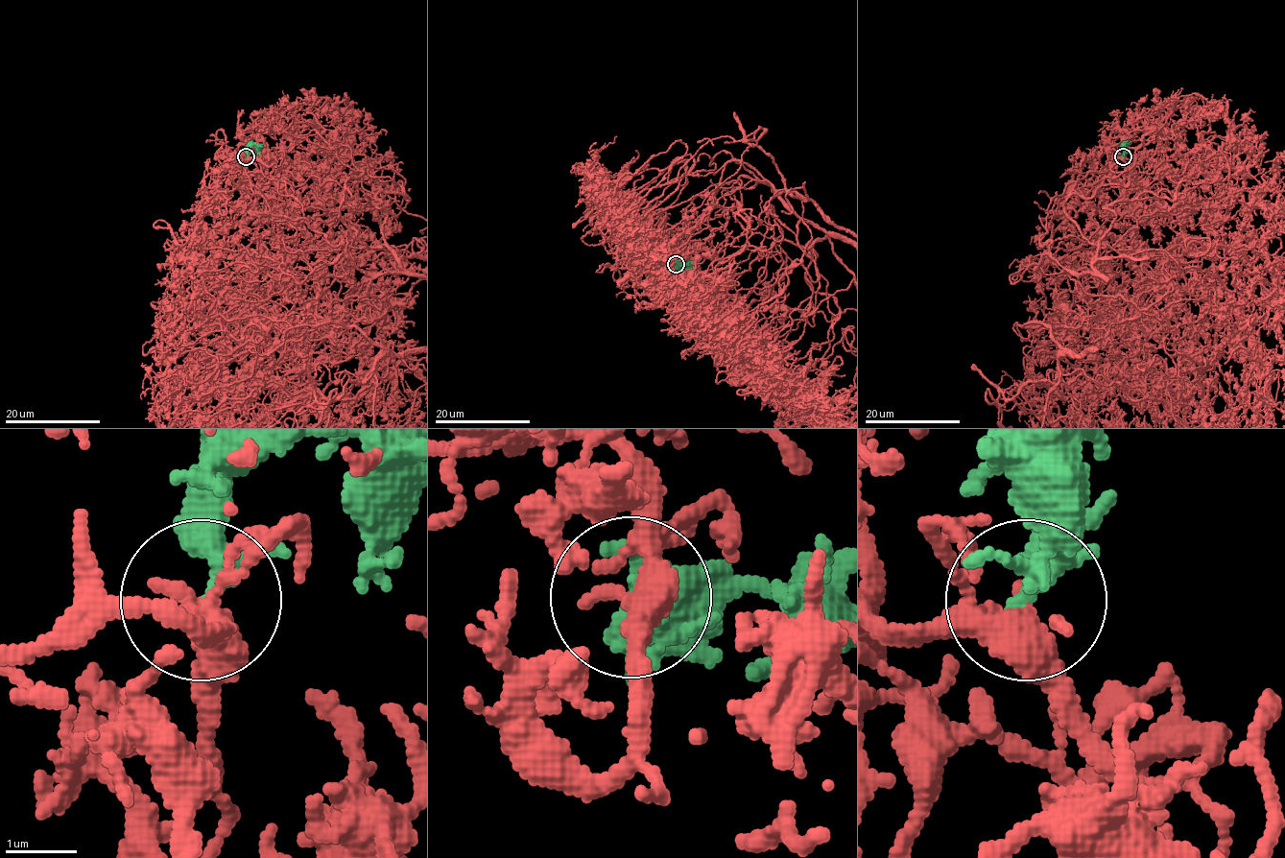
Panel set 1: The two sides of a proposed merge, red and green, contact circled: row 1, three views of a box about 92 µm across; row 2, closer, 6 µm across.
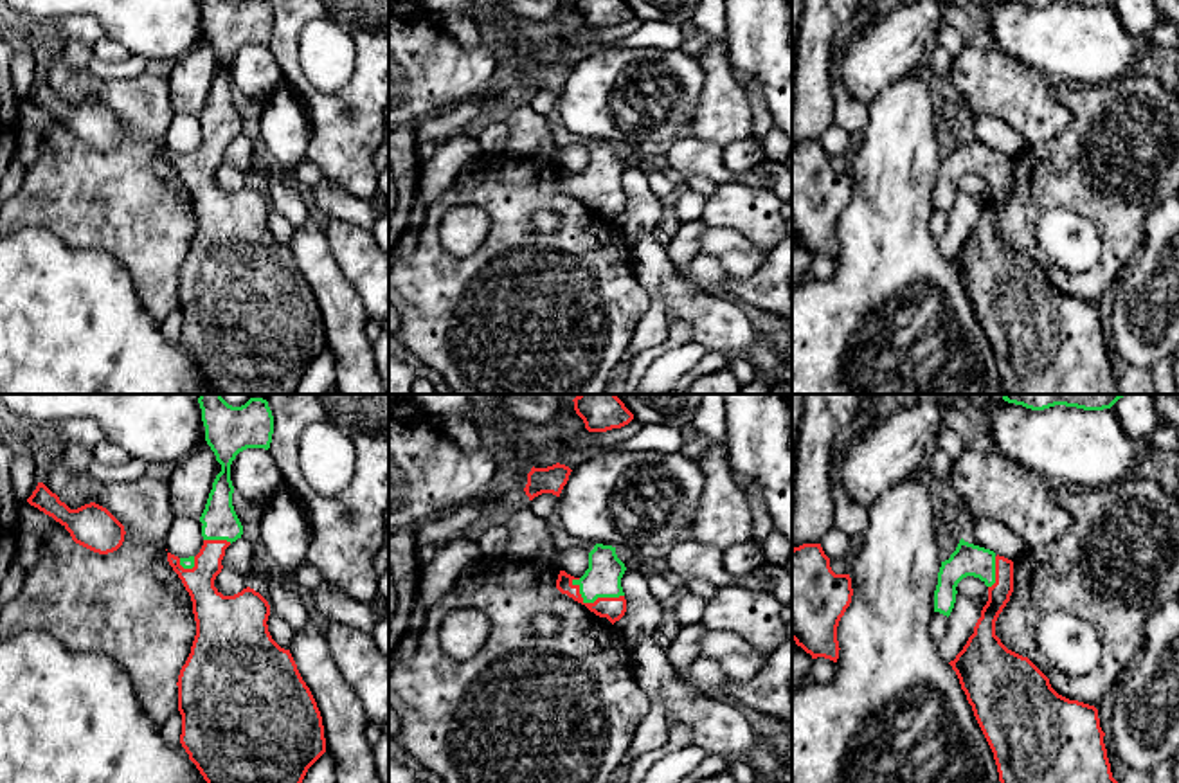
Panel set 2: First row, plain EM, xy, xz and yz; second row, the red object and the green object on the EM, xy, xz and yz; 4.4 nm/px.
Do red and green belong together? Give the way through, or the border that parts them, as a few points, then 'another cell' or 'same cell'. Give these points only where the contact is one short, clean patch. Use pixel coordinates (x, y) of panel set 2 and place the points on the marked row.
across xz (612, 609), (605, 602), (594, 602), (603, 576) | same cell

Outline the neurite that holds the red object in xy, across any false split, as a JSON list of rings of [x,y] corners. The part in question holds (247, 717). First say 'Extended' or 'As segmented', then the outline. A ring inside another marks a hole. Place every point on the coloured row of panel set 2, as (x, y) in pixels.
Extended. [[[200,394],[205,441],[221,464],[212,482],[205,509],[200,517],[203,545],[196,556],[178,558],[167,553],[167,562],[182,580],[193,601],[196,635],[191,653],[178,675],[178,711],[182,715],[180,743],[207,783],[302,783],[308,769],[326,752],[322,716],[317,702],[302,680],[290,650],[281,648],[268,632],[268,601],[247,587],[234,596],[223,596],[214,580],[221,572],[225,549],[241,538],[243,526],[232,506],[234,486],[230,464],[247,448],[270,448],[274,416],[268,401],[250,398],[241,407],[229,405],[221,394]]]

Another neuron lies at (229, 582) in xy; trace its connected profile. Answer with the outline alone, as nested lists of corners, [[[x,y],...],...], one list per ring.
[[[223,567],[221,572],[214,580],[214,587],[223,596],[234,596],[247,589],[250,583],[248,576],[236,572],[234,569]]]

